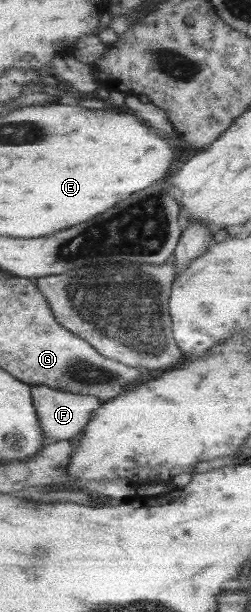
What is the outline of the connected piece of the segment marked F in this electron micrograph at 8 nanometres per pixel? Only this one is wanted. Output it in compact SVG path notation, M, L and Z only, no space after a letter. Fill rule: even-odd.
M46 384L33 385L33 403L37 407L38 416L41 417L41 427L45 437L53 442L78 439L92 420L93 412L98 410L104 402L102 398L96 396L52 389Z

